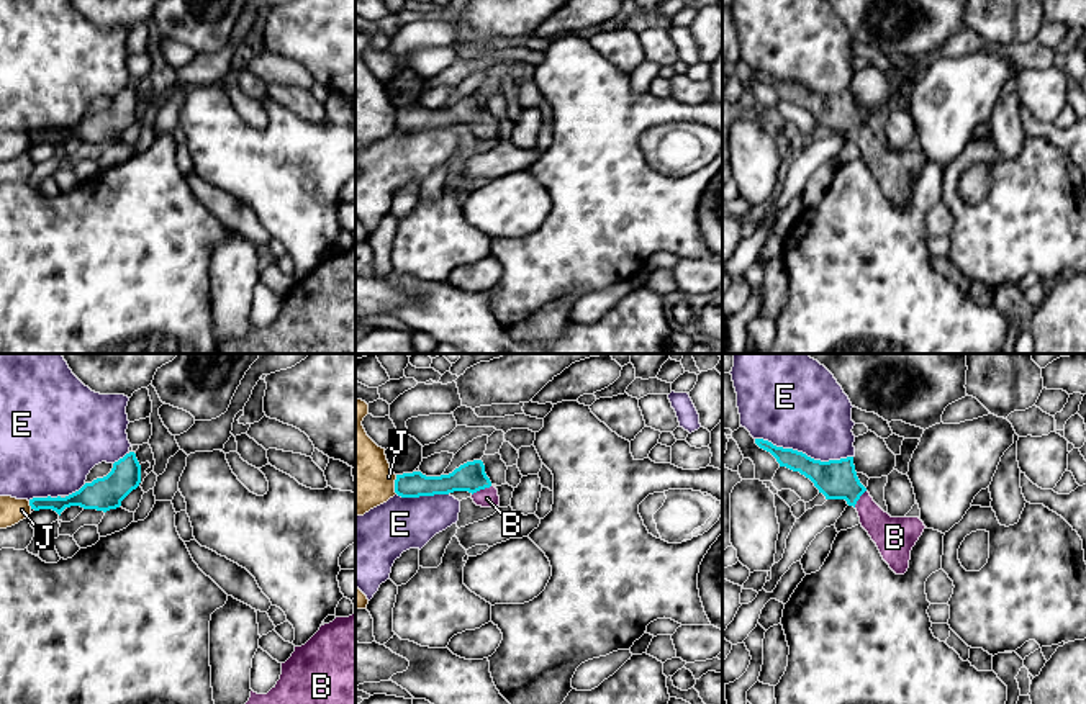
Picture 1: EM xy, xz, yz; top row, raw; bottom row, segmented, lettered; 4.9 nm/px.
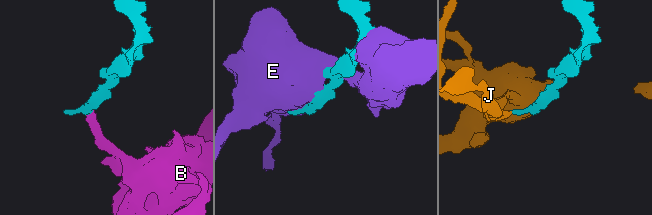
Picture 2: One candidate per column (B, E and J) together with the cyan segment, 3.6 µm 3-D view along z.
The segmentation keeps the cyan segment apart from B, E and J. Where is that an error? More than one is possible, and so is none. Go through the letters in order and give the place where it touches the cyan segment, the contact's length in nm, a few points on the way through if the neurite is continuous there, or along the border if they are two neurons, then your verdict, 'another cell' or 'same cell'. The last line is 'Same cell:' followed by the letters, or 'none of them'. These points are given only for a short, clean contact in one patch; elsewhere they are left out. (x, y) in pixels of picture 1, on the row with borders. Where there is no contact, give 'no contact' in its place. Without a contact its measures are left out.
B: xz (480, 488) | 110 nm | across xz (470, 477), (480, 488), (487, 498) | same cell
E: yz (805, 454) | 480 nm | another cell
J: xz (395, 485) | 100 nm | along xz (397, 475), (395, 493) | another cell
Same cell: B

